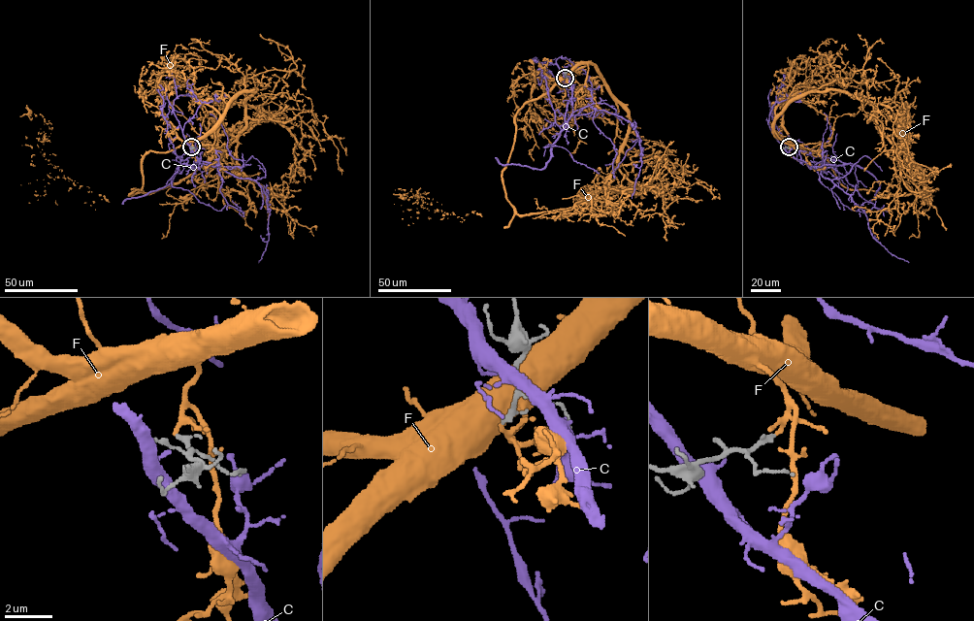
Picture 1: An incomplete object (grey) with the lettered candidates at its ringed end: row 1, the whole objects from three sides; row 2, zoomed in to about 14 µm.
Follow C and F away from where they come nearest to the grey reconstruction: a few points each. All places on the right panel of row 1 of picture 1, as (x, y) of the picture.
C: (785, 147), (801, 161), (834, 165), (826, 163), (821, 174), (864, 212), (872, 237), (908, 262)
F: (789, 147), (818, 151), (851, 189), (936, 189), (909, 167), (913, 114), (904, 116)

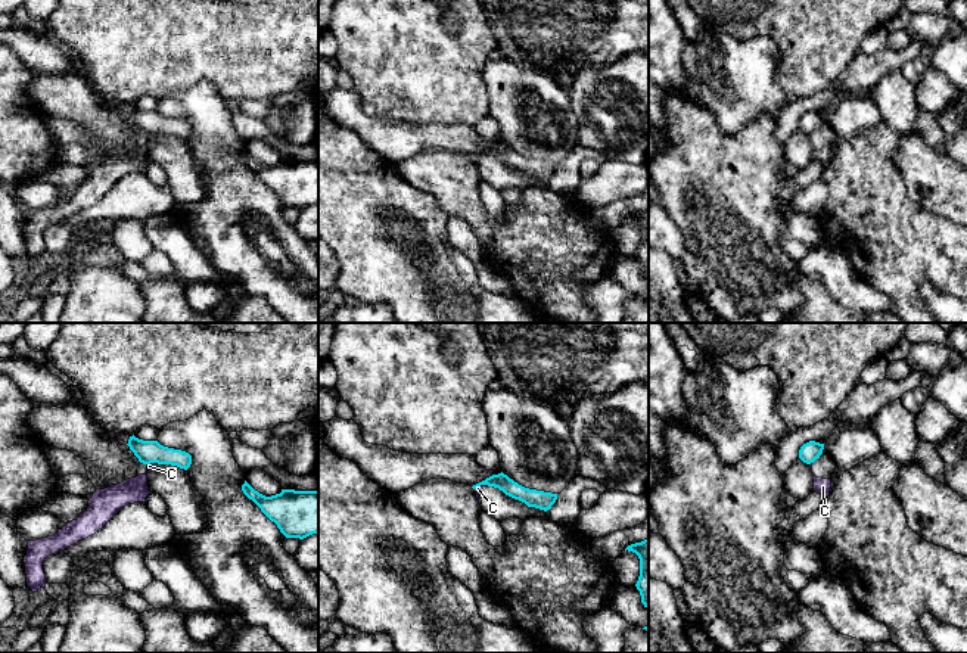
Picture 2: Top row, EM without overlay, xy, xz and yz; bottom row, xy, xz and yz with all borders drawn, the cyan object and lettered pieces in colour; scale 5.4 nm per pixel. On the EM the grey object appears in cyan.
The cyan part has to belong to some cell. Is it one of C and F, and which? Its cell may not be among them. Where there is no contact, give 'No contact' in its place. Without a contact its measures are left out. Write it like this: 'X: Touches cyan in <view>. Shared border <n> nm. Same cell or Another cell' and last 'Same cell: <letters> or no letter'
C: Touches cyan in xz. Shared border 90 nm. Another cell
F: No contact. Same cell
Same cell: F

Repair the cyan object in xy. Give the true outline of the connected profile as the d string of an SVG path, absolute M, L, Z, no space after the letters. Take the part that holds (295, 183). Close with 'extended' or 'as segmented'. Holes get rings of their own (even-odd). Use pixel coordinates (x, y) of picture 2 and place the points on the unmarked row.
M246 150L242 161L286 208L304 209L318 203L318 161L282 159L280 164L265 167Z; as segmented

